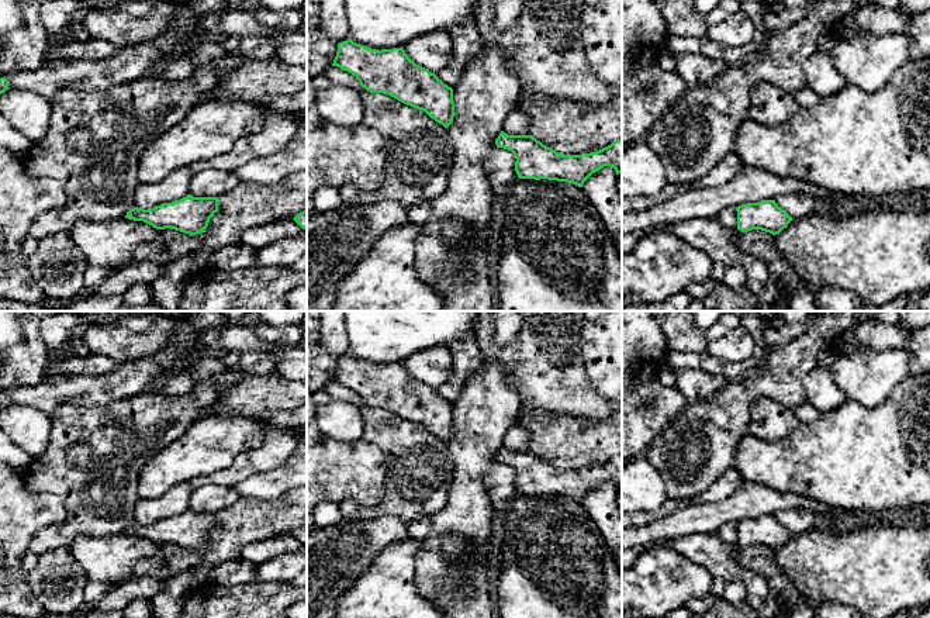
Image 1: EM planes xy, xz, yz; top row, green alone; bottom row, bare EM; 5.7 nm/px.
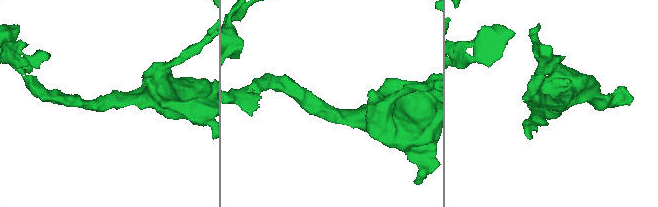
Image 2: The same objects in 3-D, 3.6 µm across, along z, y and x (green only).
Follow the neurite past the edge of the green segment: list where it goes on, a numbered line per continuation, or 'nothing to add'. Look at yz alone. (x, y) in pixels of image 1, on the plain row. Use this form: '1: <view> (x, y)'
nothing to add

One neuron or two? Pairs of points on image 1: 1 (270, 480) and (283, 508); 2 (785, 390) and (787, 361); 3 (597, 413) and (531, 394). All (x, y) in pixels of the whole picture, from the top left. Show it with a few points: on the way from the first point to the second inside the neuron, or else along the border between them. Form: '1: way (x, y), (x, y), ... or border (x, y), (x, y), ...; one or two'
1: border (291, 489), (275, 500), (244, 497); two
2: way (785, 383), (785, 368); one
3: way (580, 400), (573, 394), (548, 394); one

